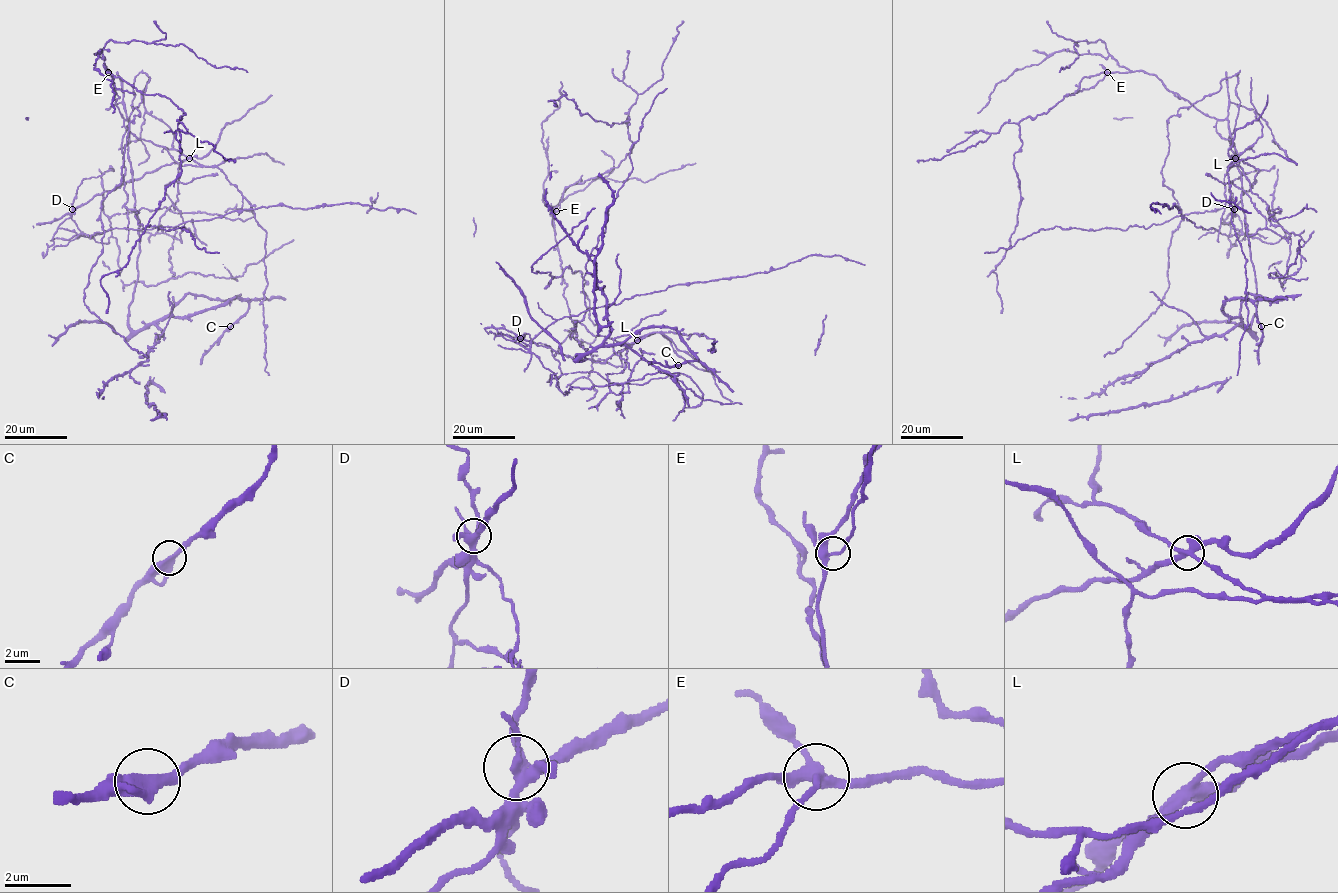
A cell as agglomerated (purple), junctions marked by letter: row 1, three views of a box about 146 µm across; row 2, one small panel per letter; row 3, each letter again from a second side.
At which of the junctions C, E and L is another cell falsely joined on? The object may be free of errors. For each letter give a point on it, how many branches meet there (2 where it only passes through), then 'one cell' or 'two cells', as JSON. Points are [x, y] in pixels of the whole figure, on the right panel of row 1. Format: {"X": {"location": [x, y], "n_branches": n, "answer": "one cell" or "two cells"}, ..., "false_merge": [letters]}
{"C": {"location": [1261, 326], "n_branches": 3, "answer": "one cell"}, "E": {"location": [1107, 72], "n_branches": 4, "answer": "one cell"}, "L": {"location": [1235, 158], "n_branches": 4, "answer": "two cells"}, "false_merge": ["L"]}

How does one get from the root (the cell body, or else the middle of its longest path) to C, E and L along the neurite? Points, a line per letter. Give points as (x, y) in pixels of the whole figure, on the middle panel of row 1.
C: (635, 342), (594, 336), (572, 320), (587, 349), (577, 361), (668, 326), (697, 358), (678, 365)
E: (635, 342), (594, 336), (578, 321), (572, 321), (563, 295), (566, 284), (555, 239), (556, 211)
L: (635, 342), (647, 334), (637, 340)

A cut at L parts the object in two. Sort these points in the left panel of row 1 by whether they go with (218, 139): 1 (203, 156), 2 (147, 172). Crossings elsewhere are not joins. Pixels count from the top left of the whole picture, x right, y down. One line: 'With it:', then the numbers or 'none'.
With it: 1, 2

